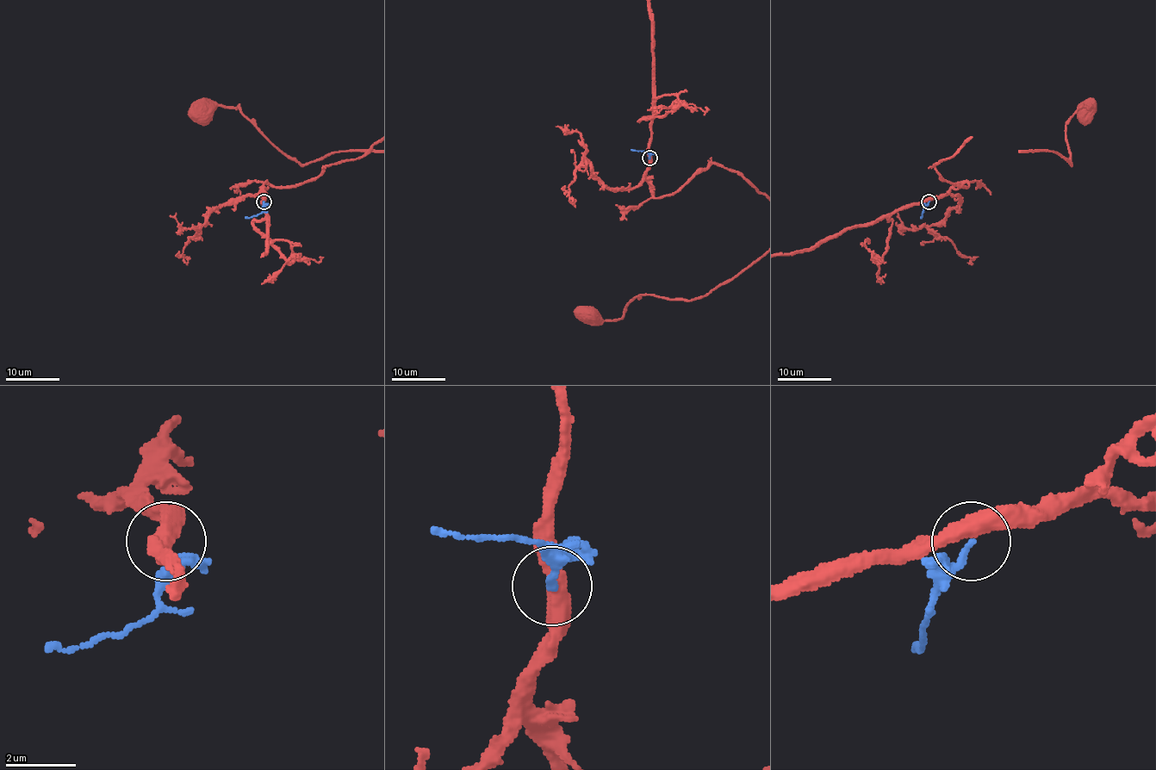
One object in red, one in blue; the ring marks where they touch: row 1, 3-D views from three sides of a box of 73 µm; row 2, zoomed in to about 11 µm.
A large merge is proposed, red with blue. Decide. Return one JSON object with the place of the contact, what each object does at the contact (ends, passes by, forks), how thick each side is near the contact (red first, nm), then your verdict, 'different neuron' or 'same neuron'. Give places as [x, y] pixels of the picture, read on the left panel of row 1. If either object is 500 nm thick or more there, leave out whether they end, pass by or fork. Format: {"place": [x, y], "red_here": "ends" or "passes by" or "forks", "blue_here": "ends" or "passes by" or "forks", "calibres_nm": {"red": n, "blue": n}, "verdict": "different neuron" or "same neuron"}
{"place": [264, 201], "red_here": "passes by", "blue_here": "ends", "calibres_nm": {"red": 460, "blue": 200}, "verdict": "different neuron"}

